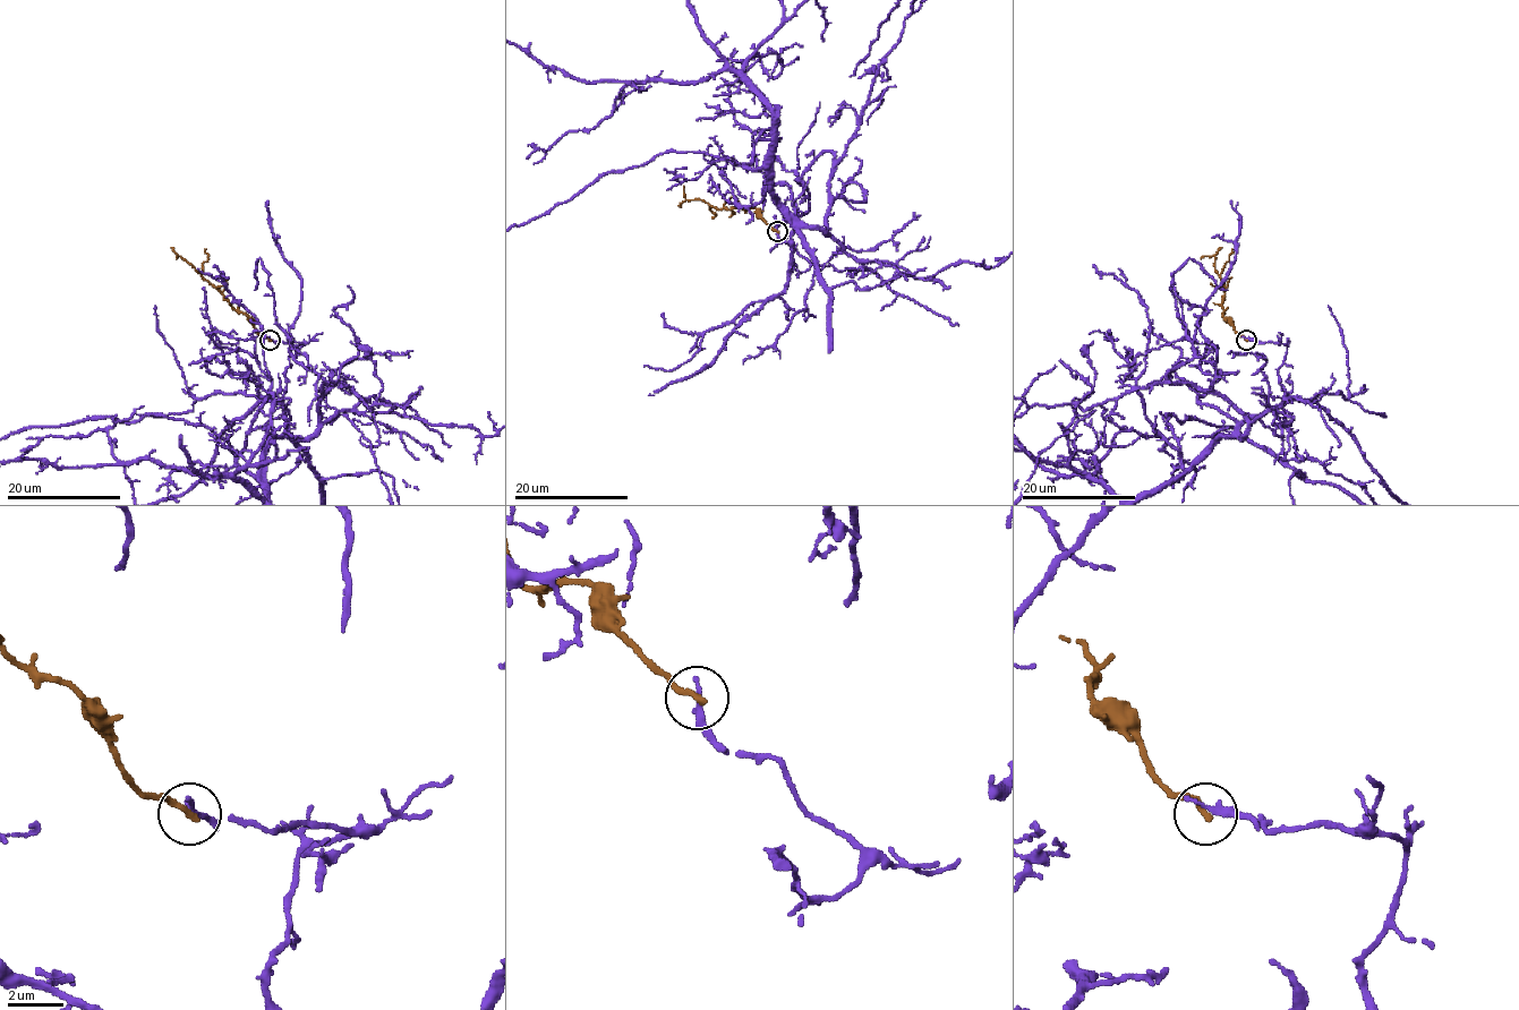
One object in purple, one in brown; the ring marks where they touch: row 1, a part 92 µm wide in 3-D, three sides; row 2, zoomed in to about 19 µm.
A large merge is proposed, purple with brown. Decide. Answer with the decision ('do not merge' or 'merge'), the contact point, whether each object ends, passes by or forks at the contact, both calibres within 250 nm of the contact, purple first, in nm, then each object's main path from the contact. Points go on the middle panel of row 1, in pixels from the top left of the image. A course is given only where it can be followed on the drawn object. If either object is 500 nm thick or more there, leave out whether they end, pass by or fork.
do not merge; at (777, 231); purple ends there; brown ends there; 320 nm thick on the purple side, 240 nm on the other; brown runs (777, 231), (768, 227), (754, 208), (716, 210), (702, 199), (687, 199), (683, 186)

